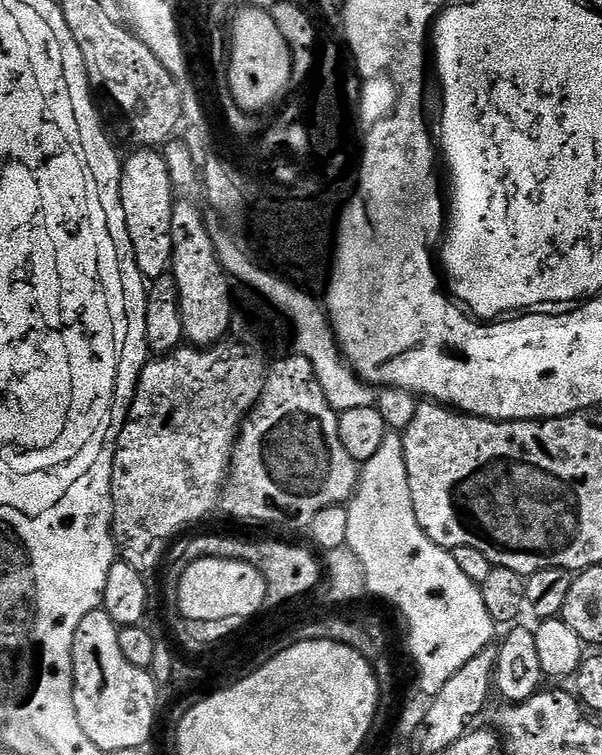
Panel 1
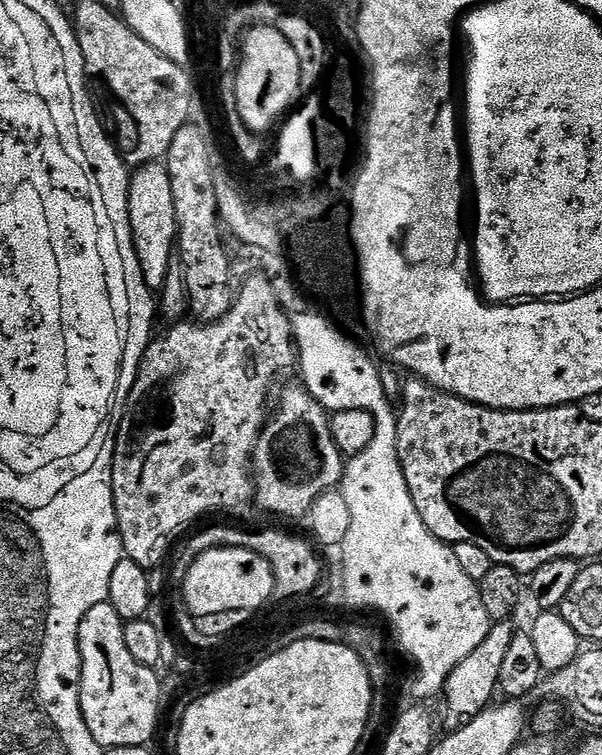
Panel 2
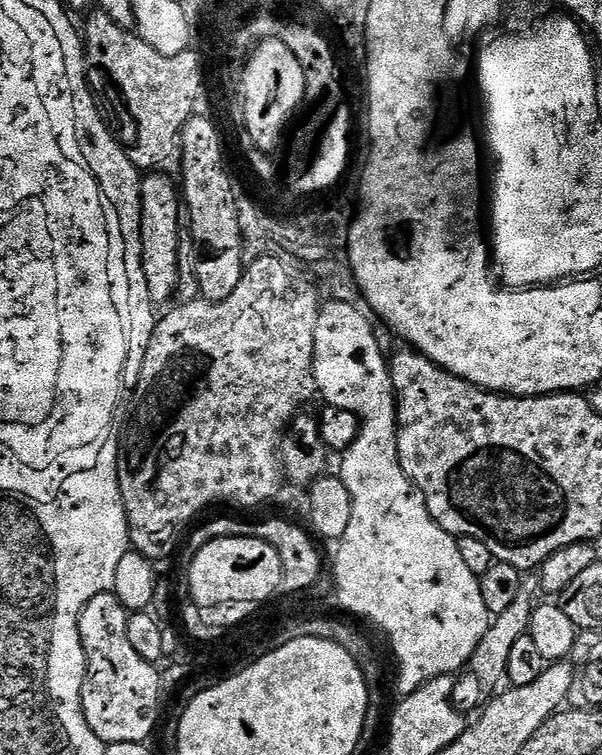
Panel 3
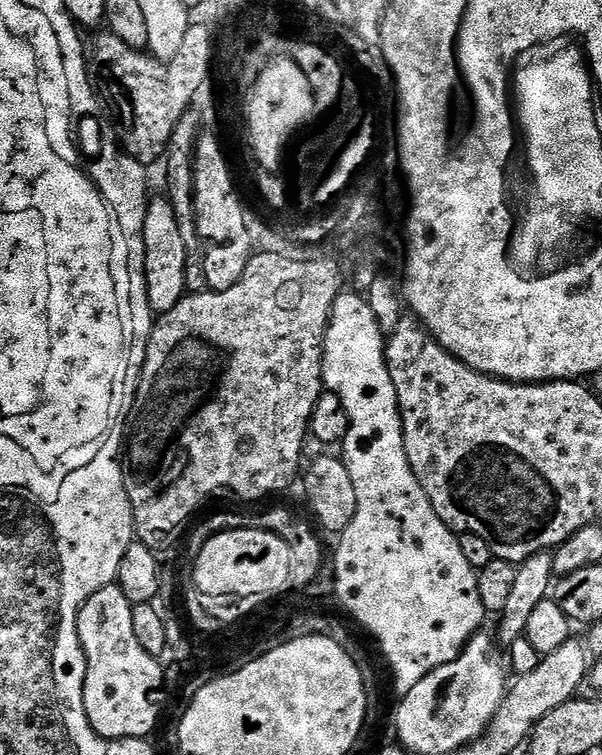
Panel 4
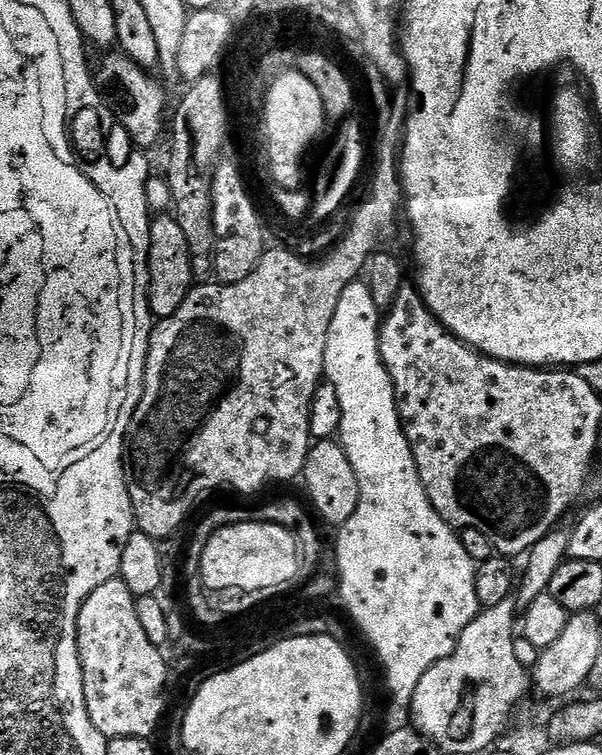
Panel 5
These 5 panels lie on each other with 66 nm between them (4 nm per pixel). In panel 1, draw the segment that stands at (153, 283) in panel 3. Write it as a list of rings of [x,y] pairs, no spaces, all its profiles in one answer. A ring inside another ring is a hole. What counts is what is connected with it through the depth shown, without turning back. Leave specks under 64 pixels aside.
[[[142,148],[132,152],[133,156],[123,161],[121,170],[121,207],[126,212],[126,225],[134,246],[138,270],[148,282],[169,275],[172,266],[172,206],[174,193],[170,182],[170,170],[163,155],[156,148]]]

